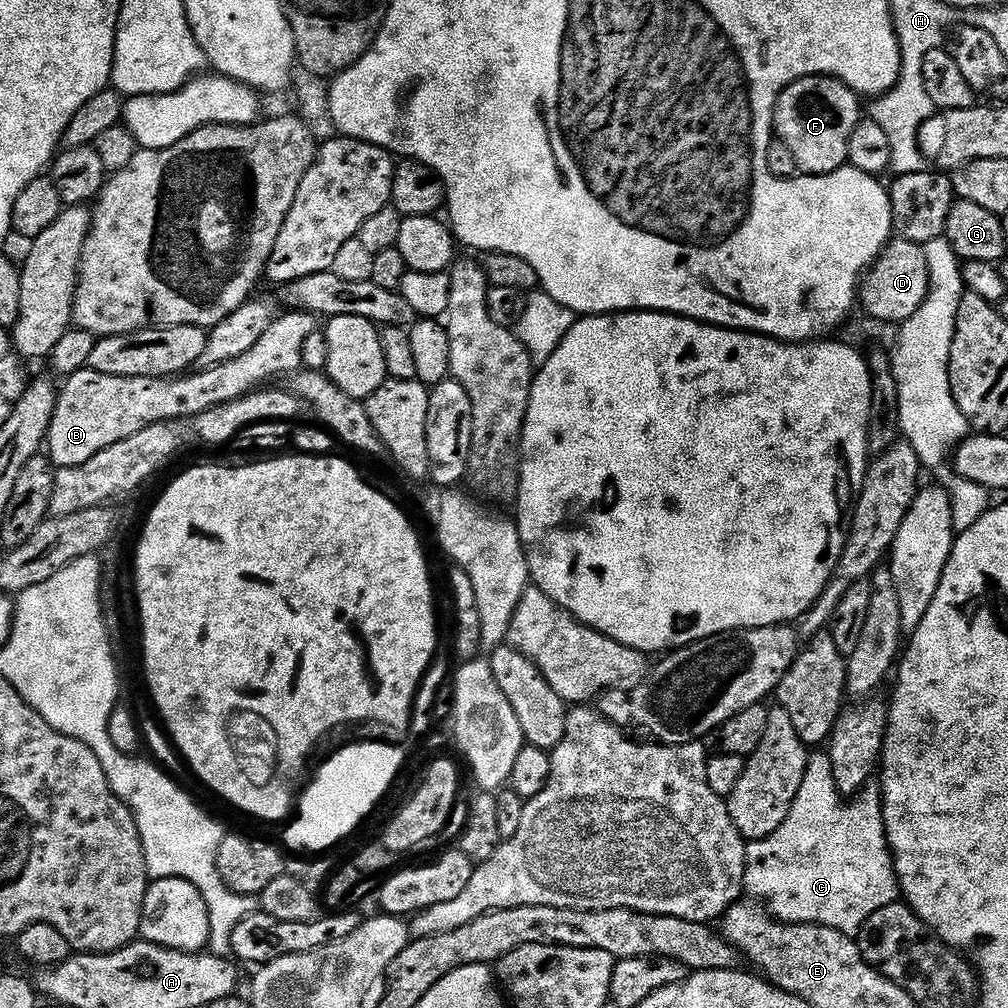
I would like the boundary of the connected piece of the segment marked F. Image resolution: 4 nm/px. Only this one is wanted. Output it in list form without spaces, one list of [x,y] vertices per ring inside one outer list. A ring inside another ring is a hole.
[[[807,76],[782,90],[776,103],[774,132],[788,147],[790,155],[804,172],[828,178],[832,171],[848,164],[848,147],[862,119],[861,101],[841,80],[830,76]]]

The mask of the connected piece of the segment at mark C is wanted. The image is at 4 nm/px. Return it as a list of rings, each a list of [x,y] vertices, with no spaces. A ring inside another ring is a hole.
[[[825,774],[805,776],[794,802],[790,806],[790,814],[786,814],[786,822],[778,826],[778,830],[771,832],[766,838],[753,840],[747,845],[748,857],[746,858],[746,874],[744,875],[744,891],[753,901],[759,902],[767,911],[771,912],[778,920],[786,924],[821,924],[827,928],[839,925],[840,916],[836,912],[845,912],[848,916],[860,916],[861,921],[871,918],[876,912],[876,836],[878,840],[878,780],[875,775],[863,777],[864,792],[860,792],[852,801],[844,800],[840,793],[842,781],[837,776]]]

